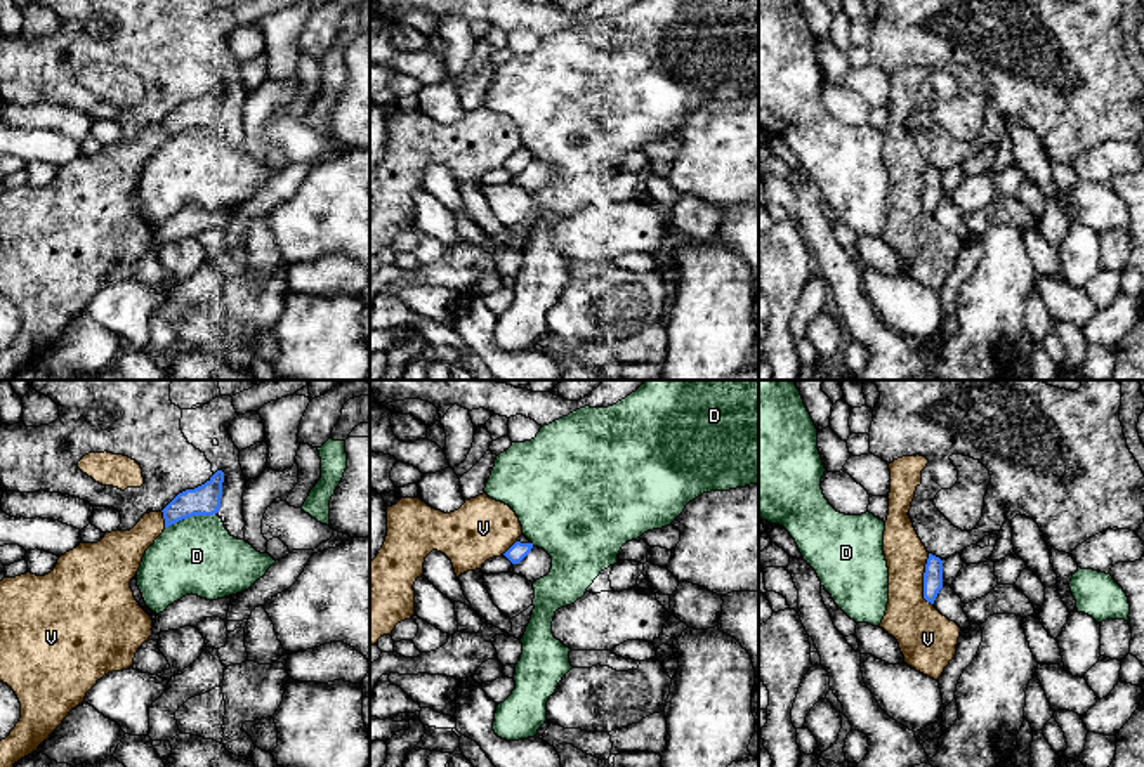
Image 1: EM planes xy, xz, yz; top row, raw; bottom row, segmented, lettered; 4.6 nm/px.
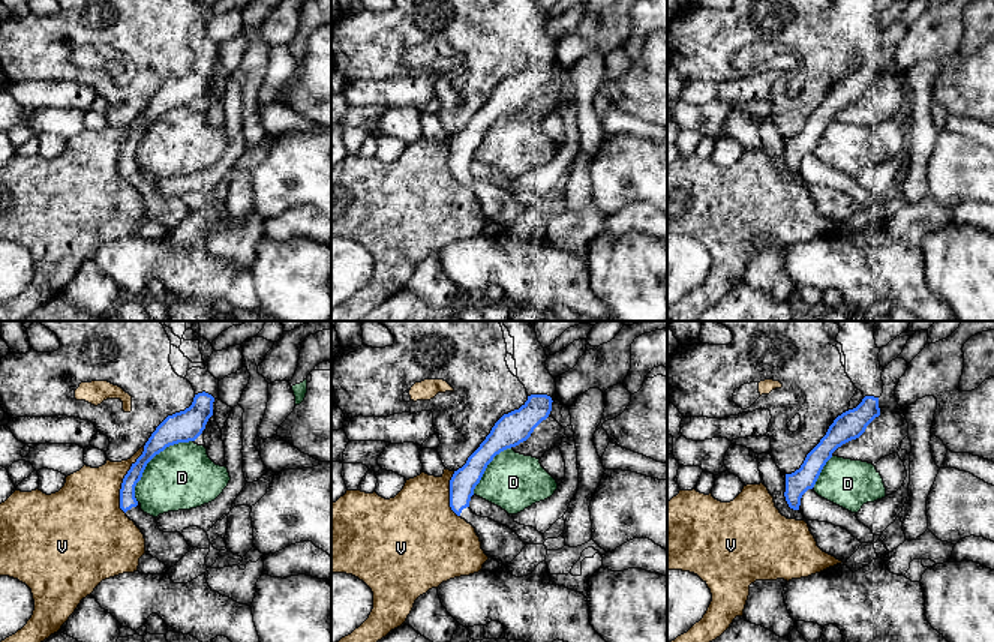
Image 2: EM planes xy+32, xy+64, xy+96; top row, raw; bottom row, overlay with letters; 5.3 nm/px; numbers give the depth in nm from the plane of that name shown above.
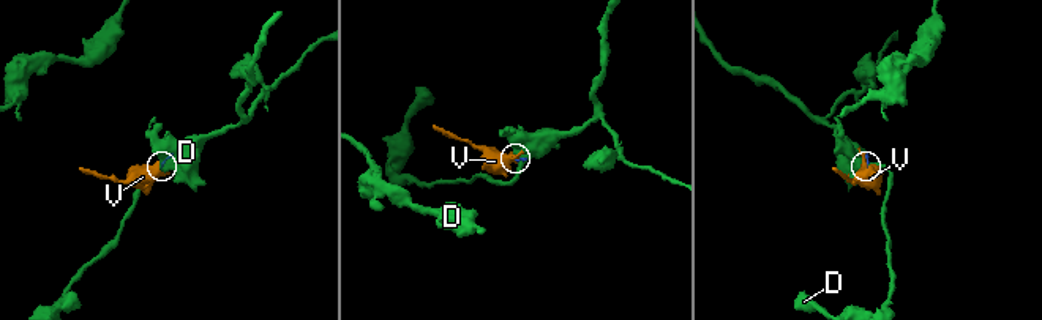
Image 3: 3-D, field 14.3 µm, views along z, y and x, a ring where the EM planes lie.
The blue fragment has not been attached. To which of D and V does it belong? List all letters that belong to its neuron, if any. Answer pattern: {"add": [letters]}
{"add": []}

